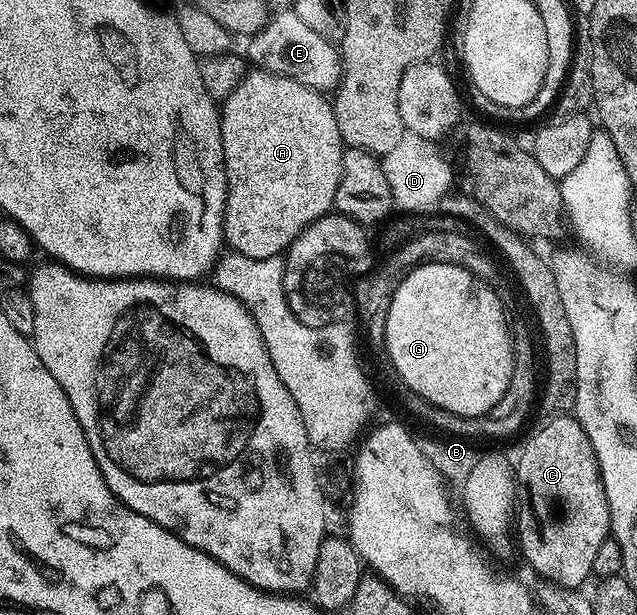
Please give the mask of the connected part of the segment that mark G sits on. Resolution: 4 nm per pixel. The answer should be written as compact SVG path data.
M425 262L416 268L410 269L406 273L405 279L399 284L399 288L393 294L389 301L389 311L385 314L385 348L384 351L389 354L390 364L393 366L393 373L399 379L405 381L405 390L417 394L423 401L429 401L430 404L446 409L447 412L457 413L463 418L480 418L488 415L499 404L503 392L507 392L509 381L513 375L515 367L515 346L513 350L514 339L509 333L509 323L505 310L501 307L501 302L497 299L497 294L492 290L488 281L482 280L476 274L469 270L464 270L462 266L452 262Z

